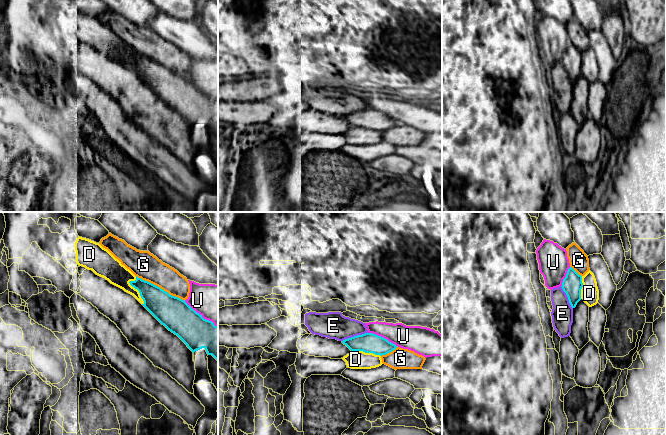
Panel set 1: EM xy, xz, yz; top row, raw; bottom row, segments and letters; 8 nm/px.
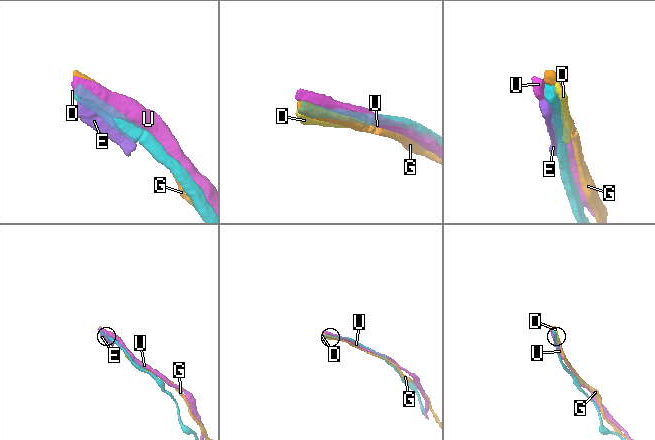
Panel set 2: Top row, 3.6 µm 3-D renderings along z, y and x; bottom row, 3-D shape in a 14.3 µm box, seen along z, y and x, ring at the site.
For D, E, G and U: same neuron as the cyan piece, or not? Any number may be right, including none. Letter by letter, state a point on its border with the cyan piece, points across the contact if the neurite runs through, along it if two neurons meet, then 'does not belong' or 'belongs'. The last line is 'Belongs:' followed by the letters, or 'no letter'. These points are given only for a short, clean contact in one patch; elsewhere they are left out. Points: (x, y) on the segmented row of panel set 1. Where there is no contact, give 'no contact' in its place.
D: contact xy (135, 288); does not belong
E: contact xz (355, 336); does not belong
G: contact xy (159, 287); does not belong
U: contact xy (201, 315); does not belong
Belongs: no letter

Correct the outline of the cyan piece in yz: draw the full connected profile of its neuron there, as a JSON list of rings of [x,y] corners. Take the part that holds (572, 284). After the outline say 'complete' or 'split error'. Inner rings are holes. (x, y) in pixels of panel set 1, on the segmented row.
[[[570,267],[566,277],[563,279],[561,287],[566,293],[571,307],[575,308],[581,300],[581,289],[583,287],[582,276]]]; complete

